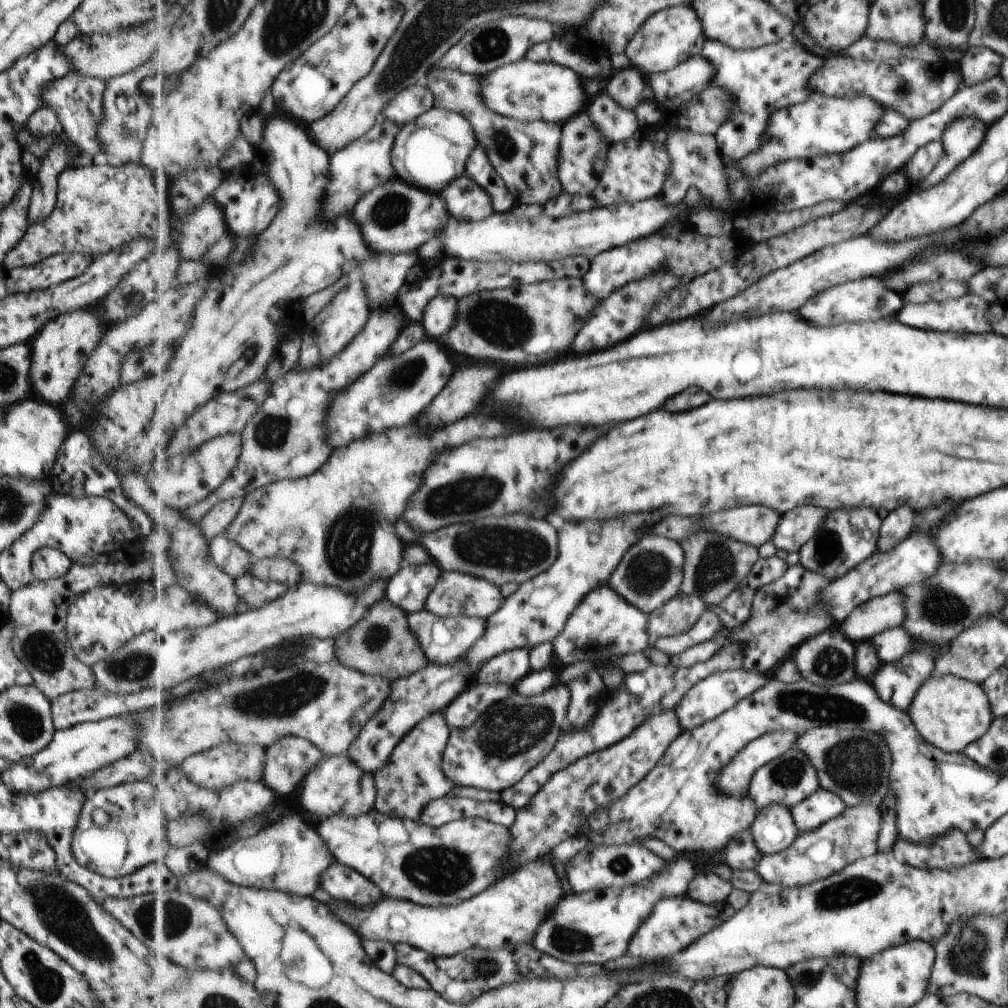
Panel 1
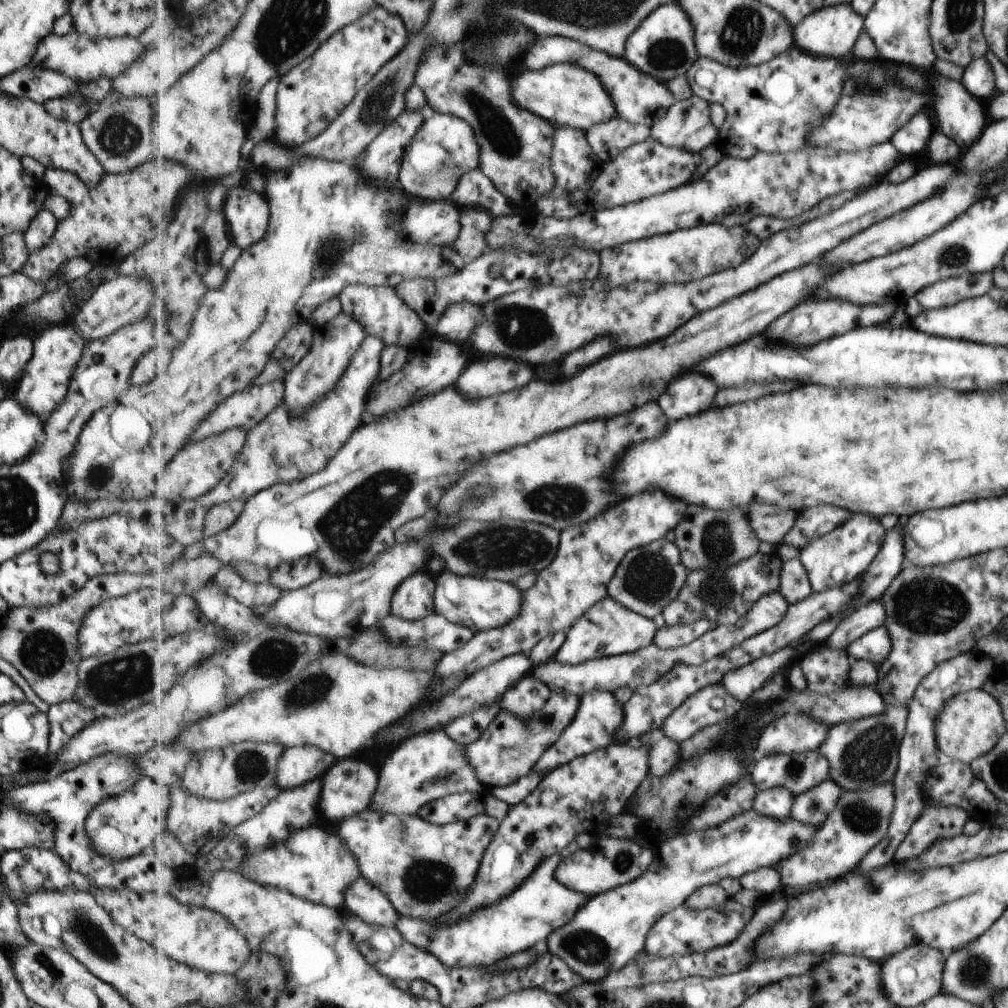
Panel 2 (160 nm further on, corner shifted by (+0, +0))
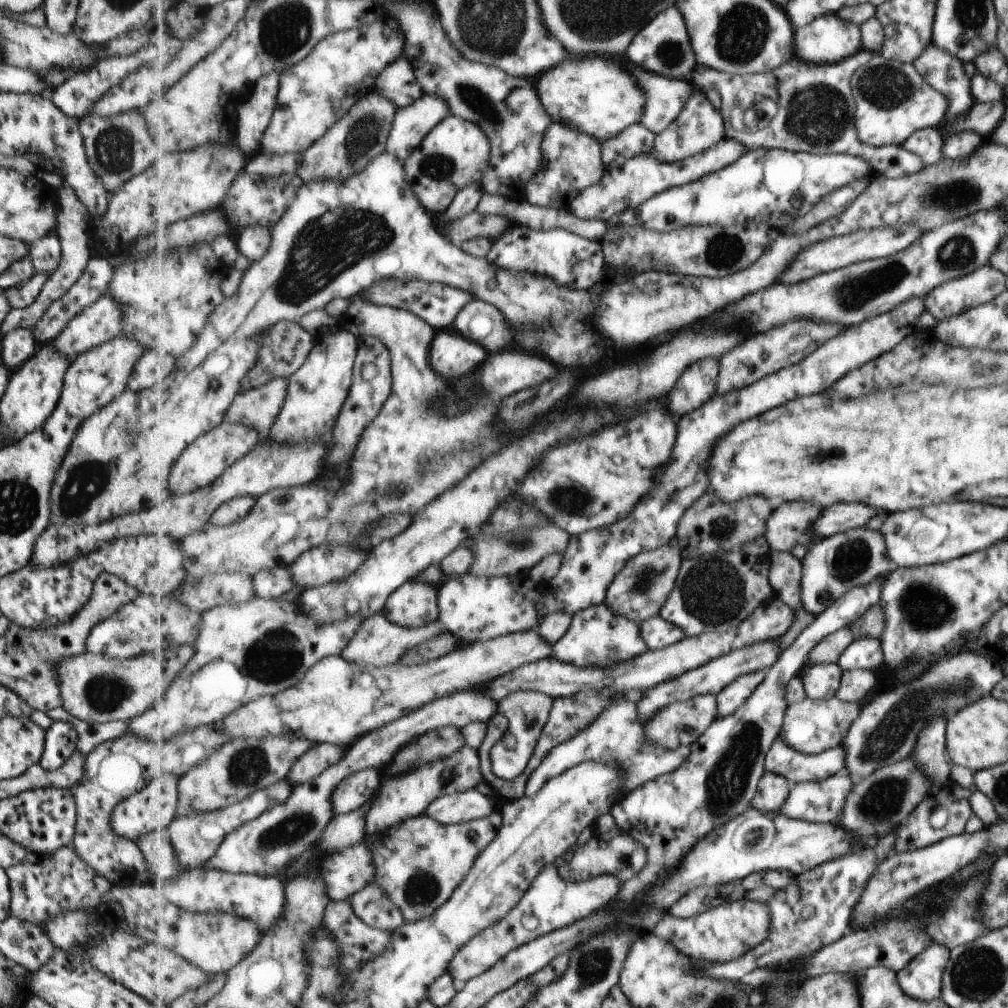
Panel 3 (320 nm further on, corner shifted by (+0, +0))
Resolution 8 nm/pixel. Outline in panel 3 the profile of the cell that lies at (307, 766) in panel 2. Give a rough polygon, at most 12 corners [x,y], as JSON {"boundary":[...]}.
{"boundary":[[314,744],[288,776],[313,781],[343,761],[348,748]]}

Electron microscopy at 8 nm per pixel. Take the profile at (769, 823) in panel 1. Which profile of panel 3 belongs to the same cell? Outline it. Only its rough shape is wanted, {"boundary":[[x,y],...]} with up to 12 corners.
{"boundary":[[766,771],[754,806],[779,813],[792,787],[786,776]]}

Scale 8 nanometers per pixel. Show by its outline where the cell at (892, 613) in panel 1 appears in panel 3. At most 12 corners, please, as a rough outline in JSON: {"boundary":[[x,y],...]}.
{"boundary":[[848,626],[824,636],[807,665],[836,663],[854,639]]}

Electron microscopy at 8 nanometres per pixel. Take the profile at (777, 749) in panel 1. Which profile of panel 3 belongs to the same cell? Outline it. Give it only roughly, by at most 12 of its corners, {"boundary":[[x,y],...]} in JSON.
{"boundary":[[807,697],[781,738],[805,754],[842,744],[860,704]]}

